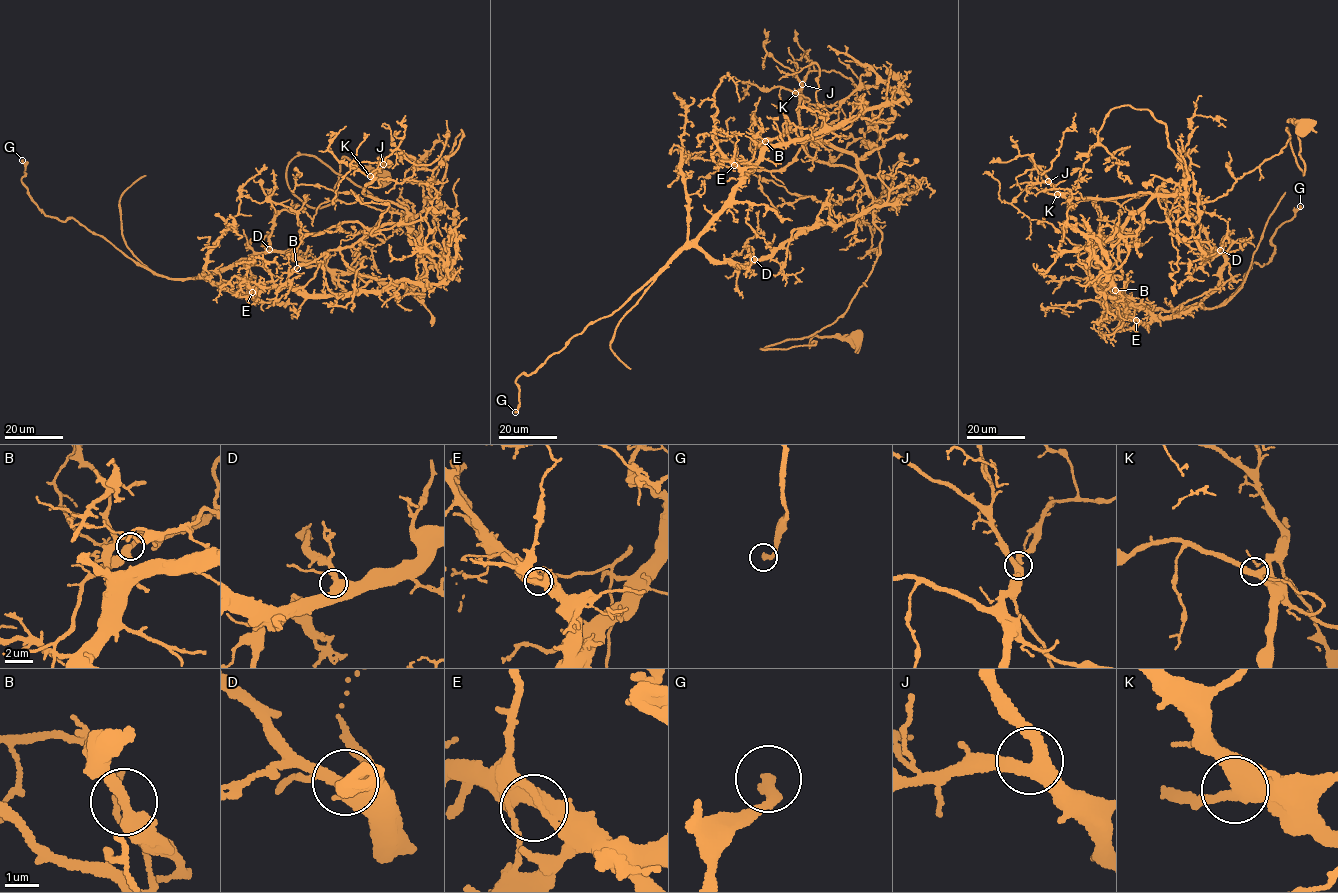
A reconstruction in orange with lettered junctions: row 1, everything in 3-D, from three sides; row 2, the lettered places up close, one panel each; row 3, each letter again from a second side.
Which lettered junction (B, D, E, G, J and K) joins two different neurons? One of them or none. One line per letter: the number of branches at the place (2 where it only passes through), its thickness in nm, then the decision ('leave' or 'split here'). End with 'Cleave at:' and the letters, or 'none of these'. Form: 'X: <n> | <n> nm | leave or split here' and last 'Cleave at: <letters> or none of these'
B: 2 | 360 nm | split here
D: 3 | 420 nm | leave
E: 2 | 500 nm | leave
G: 1 | 360 nm | leave
J: 3 | 360 nm | leave
K: 2 | 400 nm | leave
Cleave at: B

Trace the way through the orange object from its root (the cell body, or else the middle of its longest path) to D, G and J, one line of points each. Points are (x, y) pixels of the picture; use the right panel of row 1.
D: (1302, 125), (1288, 120), (1302, 175), (1287, 127), (1226, 193), (1172, 193), (1192, 250), (1220, 250)
G: (1302, 125), (1302, 175), (1287, 127), (1226, 193), (1172, 193), (1192, 250), (1223, 251), (1201, 304), (1300, 206)
J: (1302, 125), (1288, 120), (1302, 175), (1287, 127), (1281, 151), (1213, 200), (1062, 197), (1048, 181)

